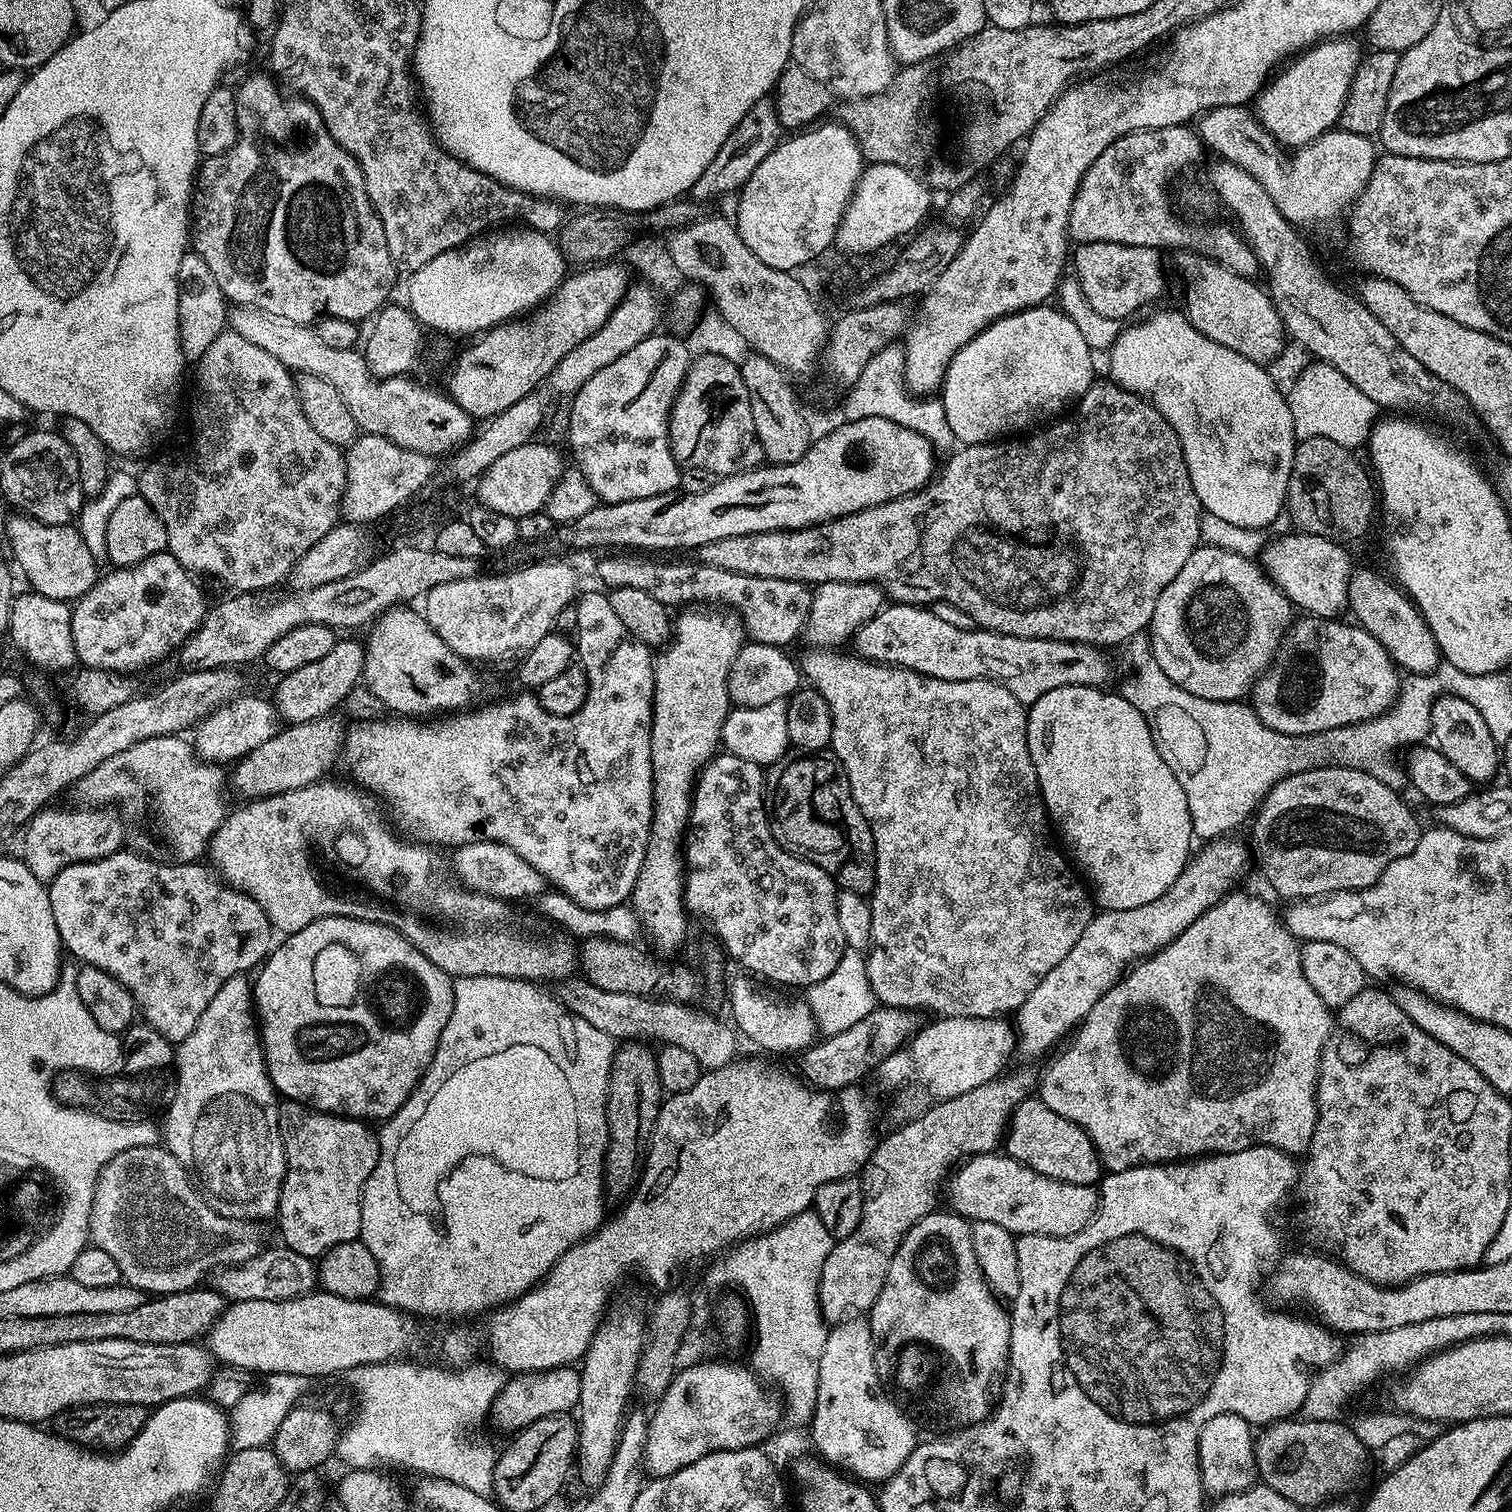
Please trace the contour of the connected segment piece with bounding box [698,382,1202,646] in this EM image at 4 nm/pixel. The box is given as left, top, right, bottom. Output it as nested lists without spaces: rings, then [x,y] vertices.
[[[1094,382],[1075,405],[1077,408],[1073,416],[1065,415],[1060,418],[1065,420],[1057,419],[1023,438],[1004,438],[991,444],[966,444],[957,447],[951,453],[953,456],[945,464],[943,461],[939,471],[918,492],[911,492],[897,500],[875,504],[860,512],[851,512],[849,516],[839,516],[837,520],[828,520],[824,524],[815,524],[809,528],[718,538],[718,542],[706,542],[698,549],[699,563],[718,566],[718,570],[730,570],[743,576],[797,580],[800,584],[809,586],[826,582],[878,584],[889,601],[921,606],[933,606],[940,601],[953,603],[966,614],[970,614],[977,626],[1007,636],[1069,640],[1075,644],[1097,646],[1127,645],[1133,636],[1141,635],[1146,626],[1151,625],[1154,606],[1158,606],[1162,590],[1166,590],[1166,586],[1170,586],[1170,582],[1178,578],[1178,570],[1186,566],[1186,558],[1190,558],[1190,554],[1194,554],[1194,550],[1201,547],[1202,509],[1198,494],[1194,494],[1194,486],[1190,486],[1190,474],[1186,470],[1182,442],[1178,442],[1174,426],[1170,426],[1170,422],[1162,418],[1151,400],[1139,396],[1137,392],[1126,390],[1118,383],[1107,383]]]

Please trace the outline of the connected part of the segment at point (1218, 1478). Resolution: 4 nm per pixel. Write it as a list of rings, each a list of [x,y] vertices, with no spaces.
[[[1218,1414],[1202,1426],[1198,1438],[1198,1462],[1200,1481],[1204,1483],[1205,1493],[1213,1497],[1241,1492],[1257,1483],[1256,1441],[1253,1425],[1238,1414]]]

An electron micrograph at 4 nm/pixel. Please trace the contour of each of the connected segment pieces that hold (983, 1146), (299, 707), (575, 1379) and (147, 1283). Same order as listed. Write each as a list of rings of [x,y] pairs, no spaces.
[[[1011,1072],[1001,1074],[982,1086],[974,1086],[974,1090],[958,1094],[958,1098],[950,1098],[941,1104],[932,1105],[921,1116],[914,1116],[911,1120],[896,1126],[900,1128],[894,1129],[885,1140],[883,1137],[877,1143],[872,1157],[862,1169],[864,1183],[862,1222],[858,1222],[858,1230],[854,1230],[854,1234],[833,1243],[830,1254],[822,1266],[820,1313],[829,1325],[835,1326],[853,1314],[864,1314],[872,1309],[878,1294],[882,1294],[890,1262],[902,1238],[919,1220],[937,1211],[936,1195],[939,1192],[941,1195],[942,1185],[949,1179],[954,1166],[967,1160],[969,1156],[981,1156],[987,1152],[997,1151],[1001,1147],[1009,1125],[1009,1117],[1015,1108],[1034,1092],[1034,1076],[1032,1080],[1028,1072]]]
[[[337,639],[334,650],[318,662],[309,662],[302,670],[283,673],[279,677],[274,703],[279,719],[288,724],[301,724],[335,713],[336,707],[361,683],[364,674],[365,645],[356,640]]]
[[[575,1367],[551,1368],[545,1372],[521,1372],[513,1375],[501,1387],[490,1409],[490,1420],[500,1424],[507,1434],[538,1422],[538,1418],[553,1416],[559,1412],[568,1414],[576,1408],[580,1393],[580,1374]]]
[[[153,1146],[151,1148],[131,1148],[122,1154],[118,1154],[108,1165],[100,1171],[100,1177],[96,1183],[94,1190],[94,1202],[90,1210],[90,1226],[88,1227],[88,1239],[90,1244],[97,1247],[98,1250],[106,1250],[110,1257],[114,1258],[118,1264],[123,1283],[128,1284],[132,1288],[142,1290],[146,1294],[155,1294],[156,1296],[165,1296],[171,1292],[184,1292],[187,1288],[195,1288],[203,1285],[204,1280],[213,1275],[221,1268],[230,1268],[234,1264],[245,1264],[259,1256],[266,1248],[264,1242],[264,1232],[259,1223],[250,1220],[231,1220],[229,1216],[220,1216],[208,1204],[207,1199],[198,1191],[197,1185],[194,1183],[193,1177],[190,1175],[189,1169],[184,1168],[178,1162],[178,1158],[174,1158],[174,1154],[168,1151],[164,1146]]]

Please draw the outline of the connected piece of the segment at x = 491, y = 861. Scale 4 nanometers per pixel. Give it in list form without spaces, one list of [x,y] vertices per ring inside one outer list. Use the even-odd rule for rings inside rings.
[[[479,840],[473,844],[462,844],[455,849],[456,857],[450,860],[454,876],[464,887],[487,896],[497,896],[500,900],[522,902],[526,896],[535,898],[545,891],[546,881],[534,866],[522,858],[510,846],[496,840]],[[453,864],[453,865],[452,865]],[[456,867],[456,872],[455,868]]]

